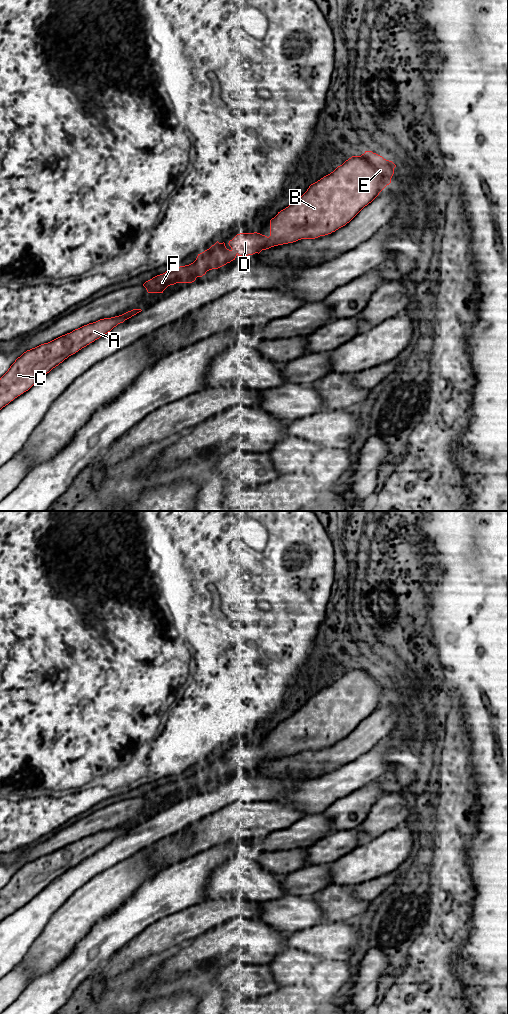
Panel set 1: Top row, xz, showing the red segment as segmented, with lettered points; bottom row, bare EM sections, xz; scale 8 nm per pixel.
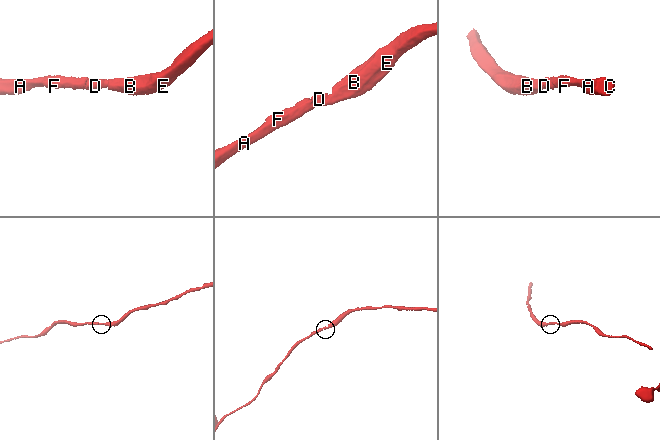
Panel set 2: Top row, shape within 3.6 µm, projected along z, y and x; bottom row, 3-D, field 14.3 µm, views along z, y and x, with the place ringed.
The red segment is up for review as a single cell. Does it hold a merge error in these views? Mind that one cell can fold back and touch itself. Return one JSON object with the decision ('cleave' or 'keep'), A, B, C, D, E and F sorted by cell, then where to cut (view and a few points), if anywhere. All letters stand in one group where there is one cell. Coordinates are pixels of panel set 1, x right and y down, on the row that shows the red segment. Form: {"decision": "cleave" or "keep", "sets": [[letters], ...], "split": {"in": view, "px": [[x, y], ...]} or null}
{"decision": "keep", "sets": [["A", "B", "C", "D", "E", "F"]], "split": null}

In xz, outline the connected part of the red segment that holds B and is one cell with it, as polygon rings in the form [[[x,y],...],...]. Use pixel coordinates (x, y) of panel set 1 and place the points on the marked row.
[[[365,151],[361,156],[352,156],[333,172],[311,184],[307,191],[288,207],[270,220],[270,236],[260,233],[240,233],[229,241],[231,249],[218,241],[209,249],[198,254],[196,260],[185,266],[174,268],[146,281],[143,286],[148,293],[163,293],[170,285],[192,283],[207,271],[218,269],[235,260],[236,256],[246,257],[274,246],[293,243],[301,239],[315,239],[335,232],[349,223],[365,206],[391,183],[396,165],[382,156]]]

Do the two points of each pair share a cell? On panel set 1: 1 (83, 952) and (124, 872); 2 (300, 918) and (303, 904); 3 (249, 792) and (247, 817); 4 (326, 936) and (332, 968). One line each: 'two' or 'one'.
1: two
2: one
3: two
4: two

